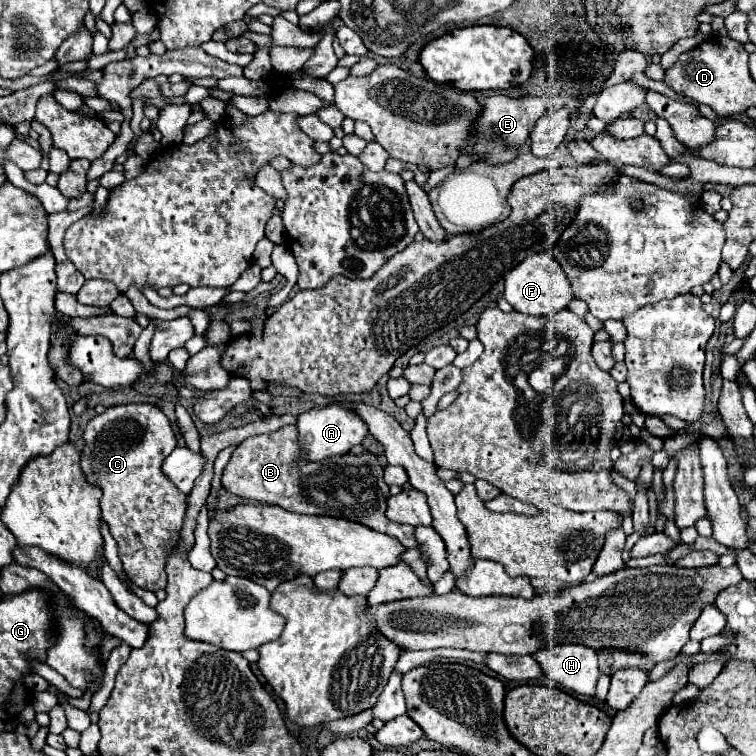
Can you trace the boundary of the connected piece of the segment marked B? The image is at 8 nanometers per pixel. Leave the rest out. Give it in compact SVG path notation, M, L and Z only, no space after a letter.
M284 425L274 433L248 437L236 447L228 465L224 467L220 479L222 489L244 499L278 505L286 511L350 519L374 531L396 537L404 547L416 545L412 525L398 525L386 517L386 501L390 497L390 487L384 483L384 463L376 453L346 453L340 457L328 457L328 461L300 461L300 465L292 465L298 455L300 445L296 441L294 425Z

